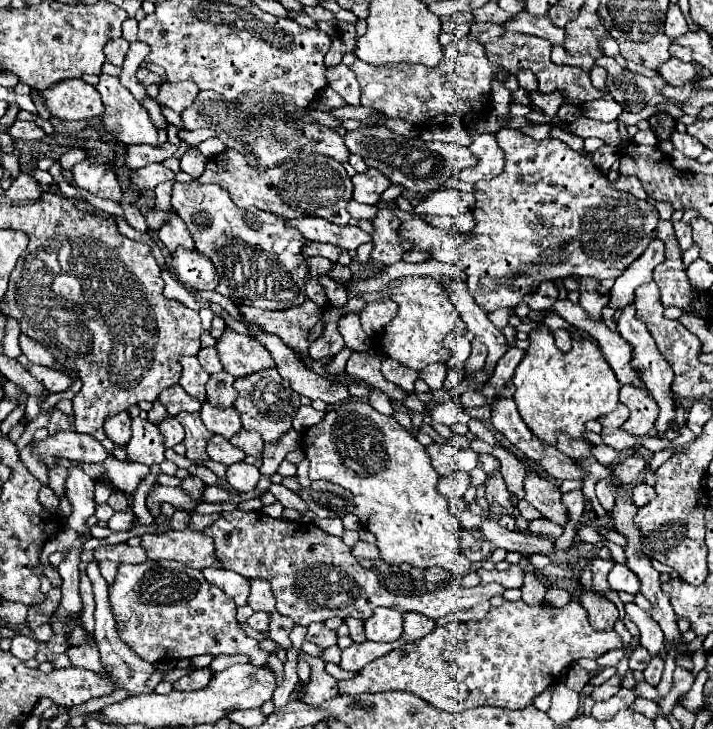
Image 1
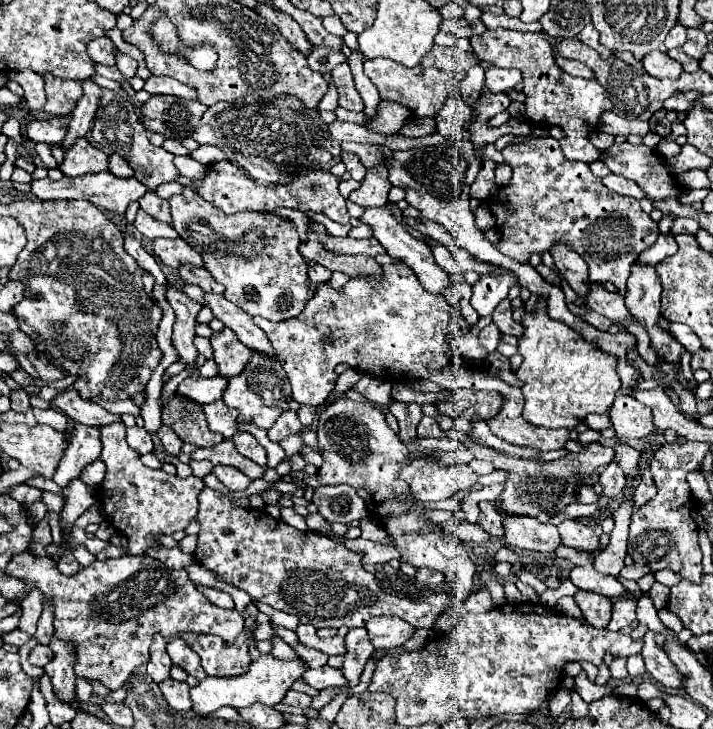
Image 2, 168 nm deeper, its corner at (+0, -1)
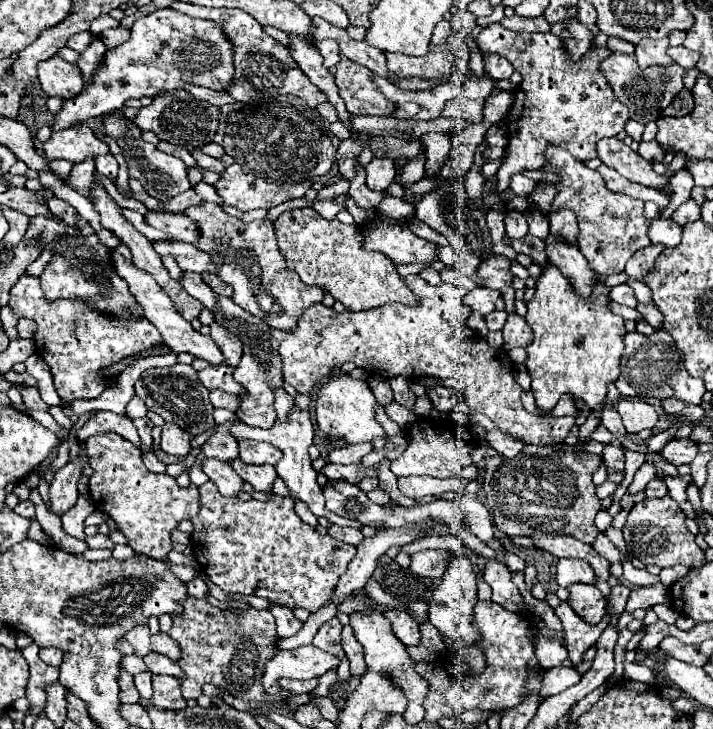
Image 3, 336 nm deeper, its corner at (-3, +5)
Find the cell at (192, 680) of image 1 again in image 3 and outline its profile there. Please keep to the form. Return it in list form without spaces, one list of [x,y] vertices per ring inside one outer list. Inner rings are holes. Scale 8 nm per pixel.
[[[151,672],[151,680],[153,680],[153,696],[151,696],[149,704],[163,708],[163,710],[165,708],[169,708],[169,710],[185,708],[185,698],[181,694],[181,682],[175,676]]]

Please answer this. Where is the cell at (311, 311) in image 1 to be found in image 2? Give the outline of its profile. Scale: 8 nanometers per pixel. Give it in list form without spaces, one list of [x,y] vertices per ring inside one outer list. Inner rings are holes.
[[[398,262],[384,266],[382,278],[354,278],[344,286],[342,292],[322,284],[314,298],[308,300],[306,310],[296,318],[286,322],[268,322],[256,316],[254,322],[266,332],[268,340],[272,340],[272,348],[278,352],[276,358],[290,380],[292,398],[300,404],[324,404],[338,378],[334,372],[336,364],[348,364],[354,370],[358,368],[364,374],[380,376],[392,382],[424,378],[440,384],[446,390],[470,388],[496,392],[504,400],[502,408],[496,418],[486,420],[494,436],[516,446],[534,446],[544,452],[564,448],[570,434],[568,430],[536,428],[524,420],[524,398],[518,388],[508,386],[504,380],[488,374],[478,362],[468,362],[446,354],[446,330],[452,312],[454,306],[442,294],[428,294],[420,286],[416,274]]]

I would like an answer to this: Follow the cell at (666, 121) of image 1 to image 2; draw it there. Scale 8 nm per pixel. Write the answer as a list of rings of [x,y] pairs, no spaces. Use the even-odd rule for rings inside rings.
[[[662,108],[662,110],[658,110],[658,112],[650,118],[650,130],[664,138],[664,136],[670,134],[670,128],[672,128],[672,122],[674,122],[674,120],[684,120],[684,118],[680,118],[680,116],[684,116],[684,114],[670,112],[670,110],[664,110],[664,108]]]

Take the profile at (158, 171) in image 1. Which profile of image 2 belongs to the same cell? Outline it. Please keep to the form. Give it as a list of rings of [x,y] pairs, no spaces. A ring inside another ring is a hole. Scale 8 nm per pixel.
[[[110,172],[82,174],[82,176],[76,176],[76,178],[64,176],[58,182],[54,182],[50,178],[32,182],[32,196],[38,198],[38,200],[60,200],[60,198],[64,198],[64,200],[88,200],[94,206],[98,206],[102,210],[108,210],[108,212],[114,212],[114,214],[120,214],[120,216],[124,216],[128,204],[132,200],[142,198],[146,194],[146,190],[148,188],[142,182],[138,182],[136,178],[114,178]]]

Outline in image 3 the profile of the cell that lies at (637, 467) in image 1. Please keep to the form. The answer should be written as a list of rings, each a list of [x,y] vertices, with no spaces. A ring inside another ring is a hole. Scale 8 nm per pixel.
[[[603,406],[603,410],[601,410],[601,422],[603,422],[603,426],[605,426],[619,442],[625,442],[625,440],[627,440],[629,434],[627,434],[627,430],[625,430],[623,424],[621,424],[621,418],[619,418],[615,406]]]

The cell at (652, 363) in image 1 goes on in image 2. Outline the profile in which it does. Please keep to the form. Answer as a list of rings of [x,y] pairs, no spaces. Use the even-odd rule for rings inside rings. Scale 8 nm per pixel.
[[[588,282],[588,286],[590,286],[590,292],[586,294],[586,306],[590,310],[594,310],[602,316],[608,316],[616,324],[630,318],[630,312],[624,304],[624,296],[620,296],[618,292],[608,292],[602,284]]]

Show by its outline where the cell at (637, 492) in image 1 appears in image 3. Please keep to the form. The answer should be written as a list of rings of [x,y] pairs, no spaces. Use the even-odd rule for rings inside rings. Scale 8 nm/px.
[[[653,478],[653,480],[647,484],[647,488],[645,488],[645,496],[647,496],[647,498],[651,498],[651,496],[665,496],[665,494],[667,494],[667,486],[665,486],[665,482],[659,480],[659,478]]]

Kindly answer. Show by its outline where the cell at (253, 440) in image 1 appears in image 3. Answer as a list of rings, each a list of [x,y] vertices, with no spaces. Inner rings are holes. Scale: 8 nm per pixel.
[[[239,440],[239,458],[247,464],[277,464],[279,462],[279,448],[265,442],[255,440]]]

